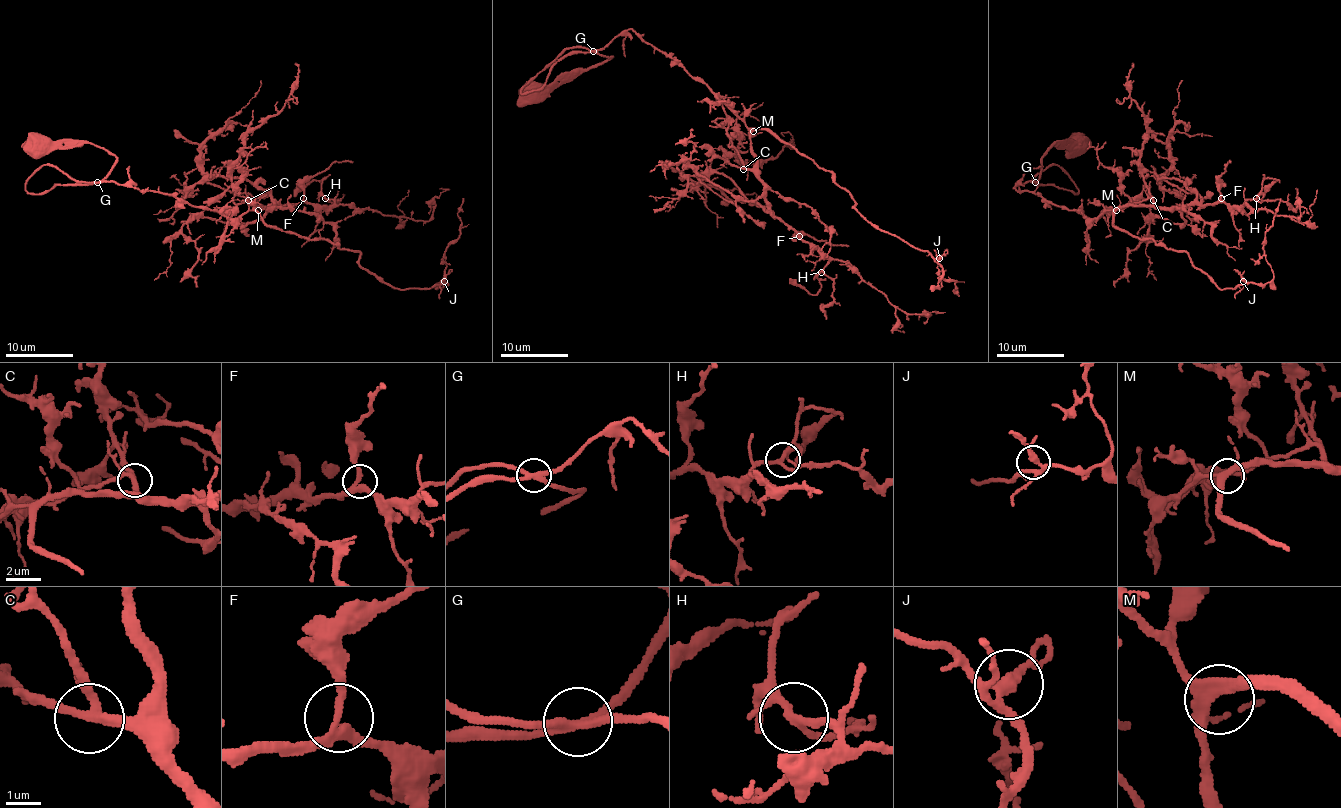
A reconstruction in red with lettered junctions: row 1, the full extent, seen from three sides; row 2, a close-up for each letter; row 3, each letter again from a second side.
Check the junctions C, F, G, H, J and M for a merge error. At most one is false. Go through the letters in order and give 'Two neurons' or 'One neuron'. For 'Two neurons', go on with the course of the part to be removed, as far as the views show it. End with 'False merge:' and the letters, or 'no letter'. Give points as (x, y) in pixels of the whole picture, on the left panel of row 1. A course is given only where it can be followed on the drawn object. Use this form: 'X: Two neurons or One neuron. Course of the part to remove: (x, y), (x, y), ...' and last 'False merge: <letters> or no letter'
C: One neuron
F: One neuron
G: One neuron
H: One neuron
J: One neuron
M: One neuron
False merge: no letter

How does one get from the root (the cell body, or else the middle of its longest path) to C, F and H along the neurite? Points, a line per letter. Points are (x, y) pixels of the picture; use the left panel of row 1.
C: (41, 148), (92, 142), (116, 158), (102, 180), (170, 193), (220, 210), (229, 220), (232, 208), (248, 200)
F: (41, 148), (92, 142), (116, 158), (102, 180), (170, 193), (231, 219), (256, 205), (297, 205), (303, 198)
H: (41, 148), (92, 142), (116, 158), (102, 180), (170, 193), (231, 219), (256, 205), (334, 203), (325, 198)

